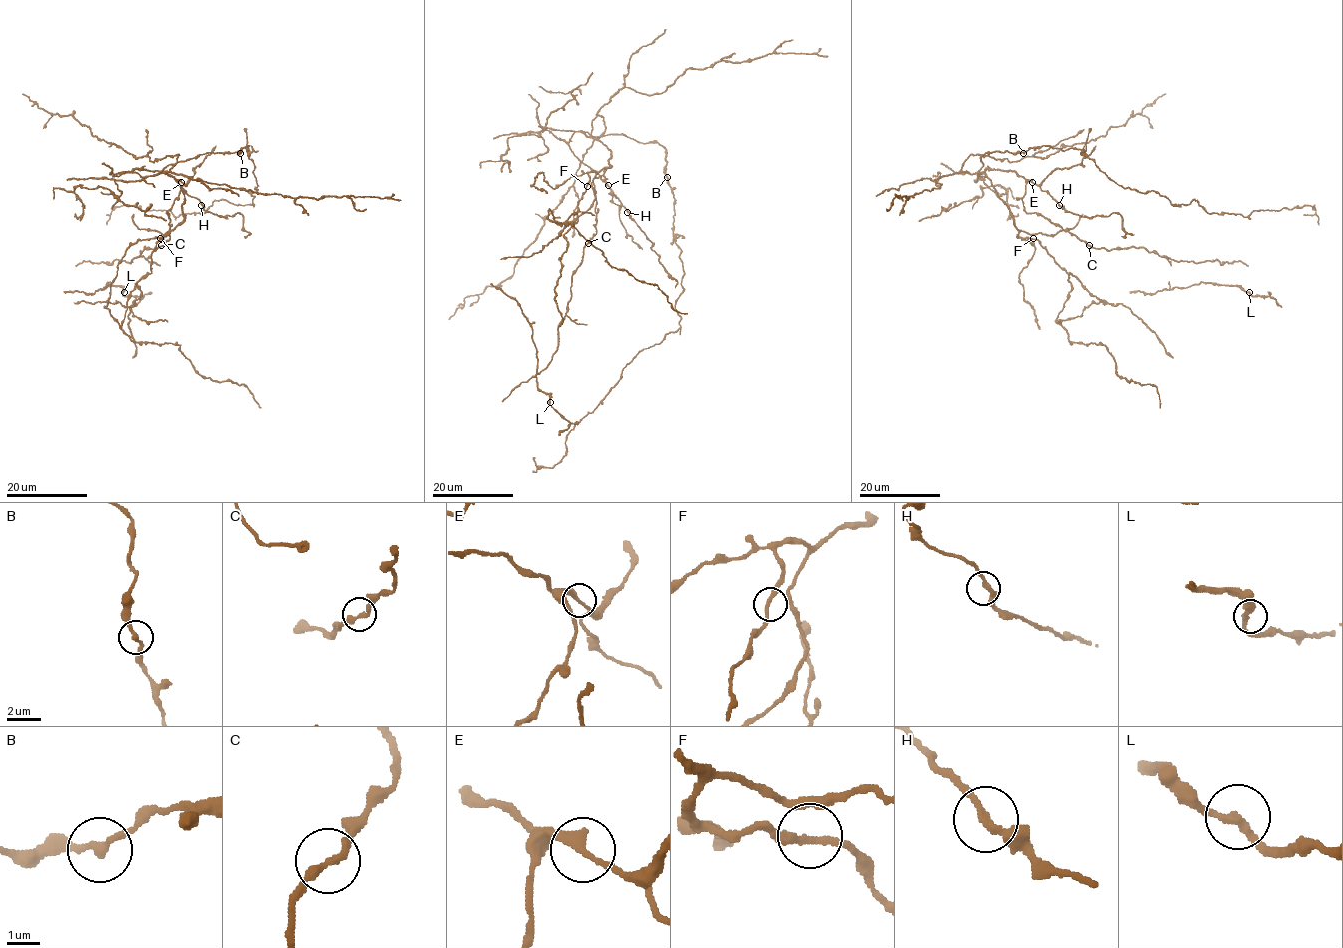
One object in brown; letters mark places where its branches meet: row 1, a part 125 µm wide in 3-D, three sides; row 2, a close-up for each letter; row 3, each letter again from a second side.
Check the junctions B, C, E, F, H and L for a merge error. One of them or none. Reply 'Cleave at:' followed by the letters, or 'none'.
Cleave at: none

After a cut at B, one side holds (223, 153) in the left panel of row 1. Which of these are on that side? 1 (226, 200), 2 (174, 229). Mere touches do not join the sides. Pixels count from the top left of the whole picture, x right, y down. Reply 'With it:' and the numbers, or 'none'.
With it: 2

